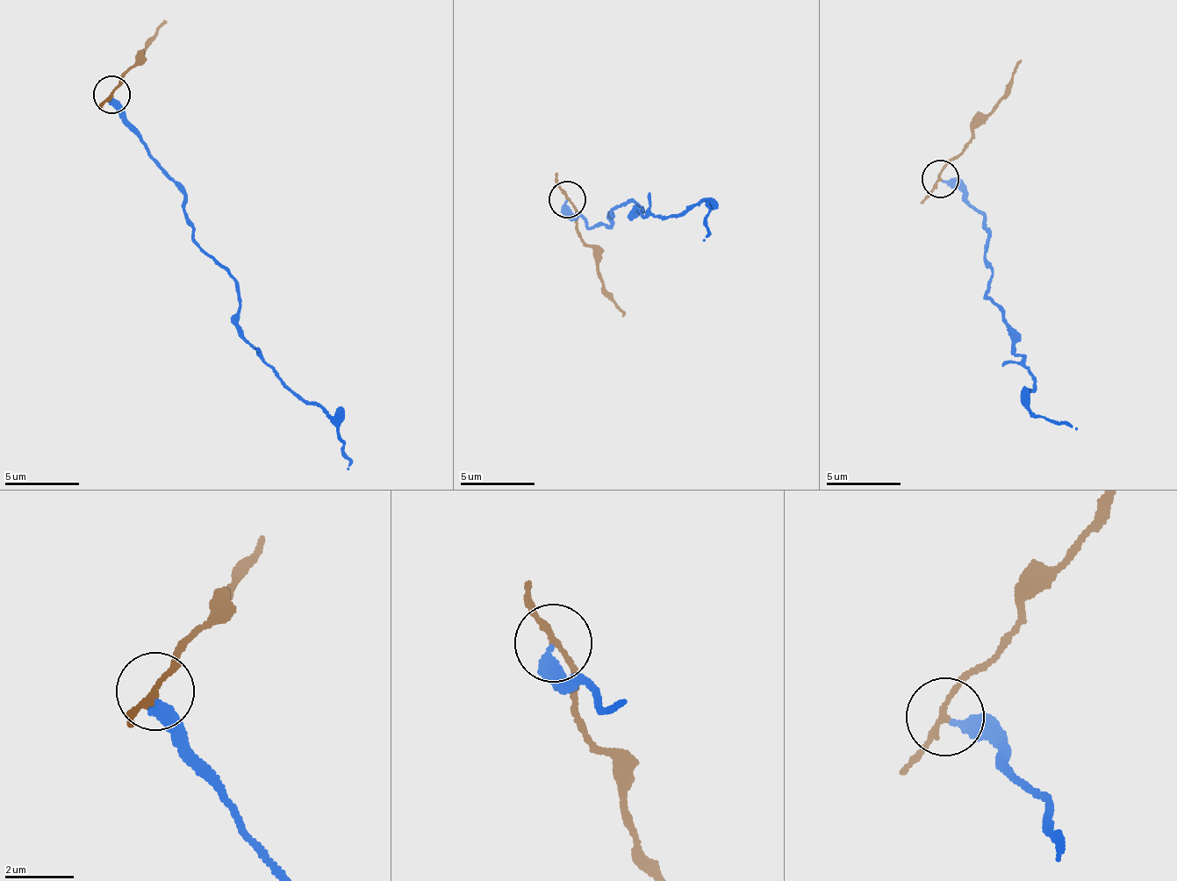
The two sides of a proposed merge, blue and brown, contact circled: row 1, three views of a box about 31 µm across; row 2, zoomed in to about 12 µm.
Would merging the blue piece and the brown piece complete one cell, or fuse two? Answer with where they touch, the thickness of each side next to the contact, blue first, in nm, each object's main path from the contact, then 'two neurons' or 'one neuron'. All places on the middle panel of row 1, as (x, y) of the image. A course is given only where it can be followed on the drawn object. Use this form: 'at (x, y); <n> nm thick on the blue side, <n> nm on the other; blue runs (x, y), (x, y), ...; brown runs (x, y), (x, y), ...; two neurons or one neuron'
at (567, 199); 340 nm thick on the blue side, 160 nm on the other; blue runs (565, 201), (566, 213), (606, 227), (610, 212), (630, 202), (644, 215), (679, 215), (700, 198), (705, 239); brown runs (566, 198), (580, 237), (593, 250), (603, 289), (623, 315); two neurons

